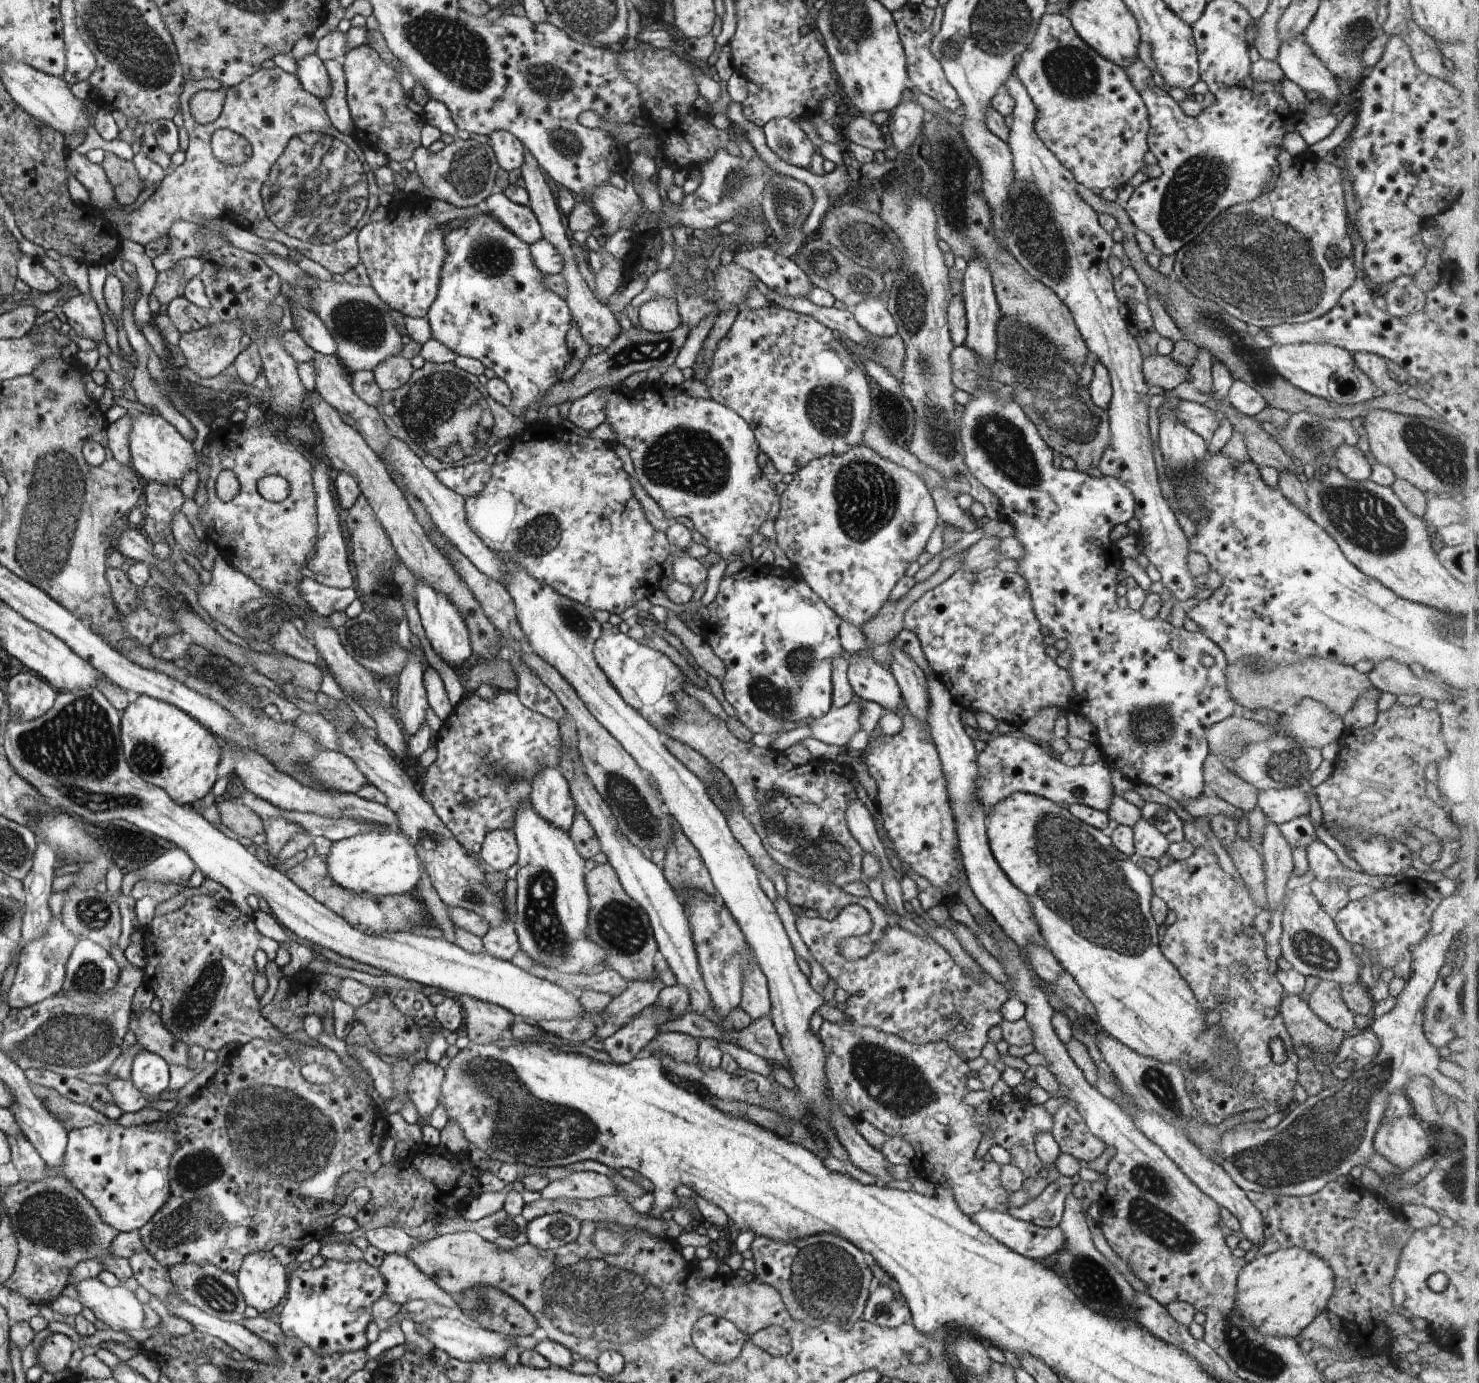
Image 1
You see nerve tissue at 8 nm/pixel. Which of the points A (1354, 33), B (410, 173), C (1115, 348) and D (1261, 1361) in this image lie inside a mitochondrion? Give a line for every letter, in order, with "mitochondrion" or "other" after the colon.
A: mitochondrion
B: other
C: other
D: mitochondrion

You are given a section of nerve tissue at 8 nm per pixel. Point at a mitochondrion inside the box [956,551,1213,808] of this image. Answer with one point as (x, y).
(1151, 728)

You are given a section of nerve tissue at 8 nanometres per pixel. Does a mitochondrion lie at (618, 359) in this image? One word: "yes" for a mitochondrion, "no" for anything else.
yes

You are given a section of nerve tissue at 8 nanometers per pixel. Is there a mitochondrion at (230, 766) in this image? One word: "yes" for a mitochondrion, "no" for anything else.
no

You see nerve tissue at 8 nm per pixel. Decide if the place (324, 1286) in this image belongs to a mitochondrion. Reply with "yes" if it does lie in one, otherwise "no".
no

